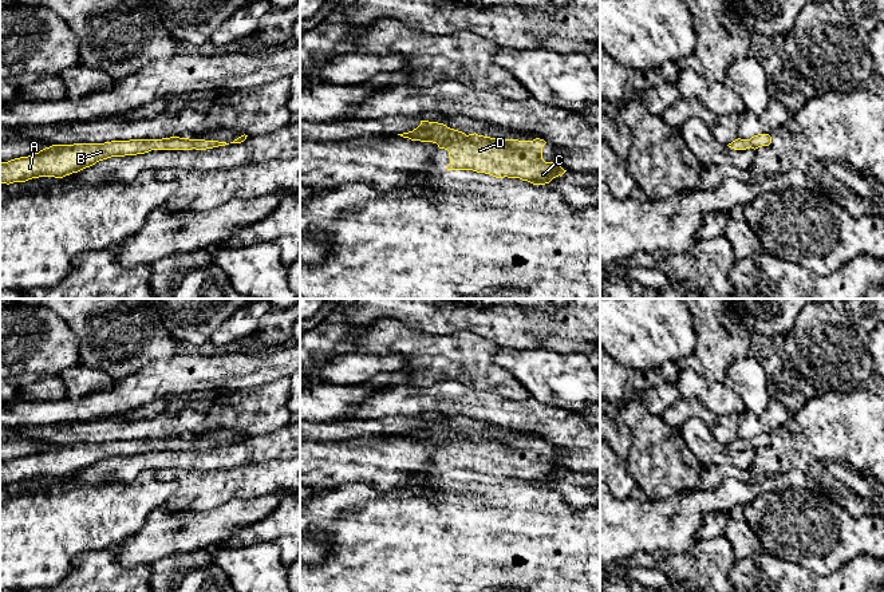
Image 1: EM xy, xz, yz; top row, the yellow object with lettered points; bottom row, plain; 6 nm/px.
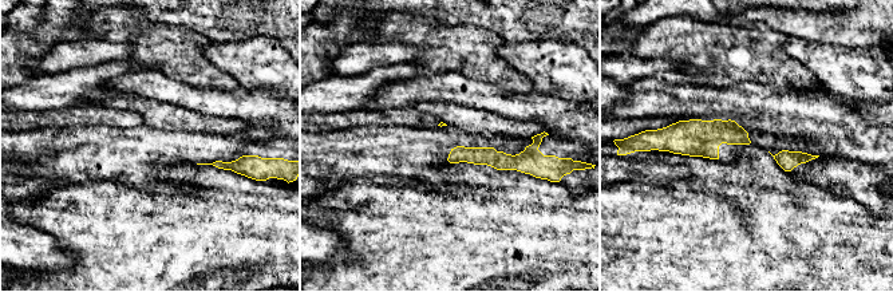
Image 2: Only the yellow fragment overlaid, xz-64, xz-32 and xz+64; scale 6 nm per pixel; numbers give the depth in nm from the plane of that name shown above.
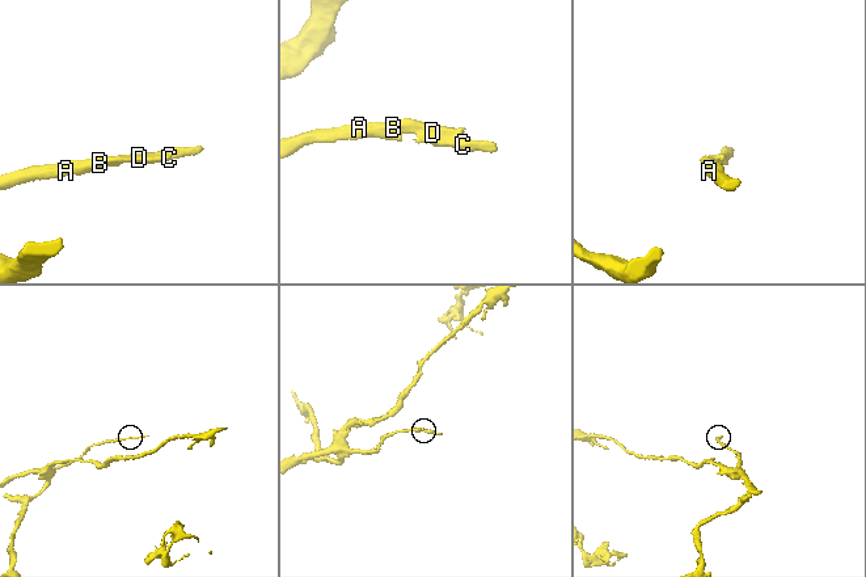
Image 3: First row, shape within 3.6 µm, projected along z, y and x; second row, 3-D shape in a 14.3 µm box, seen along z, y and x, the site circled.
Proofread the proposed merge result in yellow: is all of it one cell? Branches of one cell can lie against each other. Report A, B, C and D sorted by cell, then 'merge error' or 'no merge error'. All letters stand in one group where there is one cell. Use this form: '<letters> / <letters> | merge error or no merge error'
A B C D | no merge error

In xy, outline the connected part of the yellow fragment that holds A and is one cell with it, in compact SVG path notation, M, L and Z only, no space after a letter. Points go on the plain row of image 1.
M179 437L52 445L32 455L0 462L0 482L9 485L39 477L63 478L111 457L137 455L151 450L206 450L225 445L229 443Z

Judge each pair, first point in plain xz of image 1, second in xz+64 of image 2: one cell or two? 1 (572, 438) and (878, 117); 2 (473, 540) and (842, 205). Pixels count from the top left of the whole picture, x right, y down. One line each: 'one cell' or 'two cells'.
1: two cells
2: one cell

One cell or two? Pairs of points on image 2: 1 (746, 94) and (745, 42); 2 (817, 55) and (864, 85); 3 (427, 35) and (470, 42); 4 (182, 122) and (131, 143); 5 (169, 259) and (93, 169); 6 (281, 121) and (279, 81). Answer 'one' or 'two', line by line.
1: two
2: one
3: one
4: two
5: two
6: two

